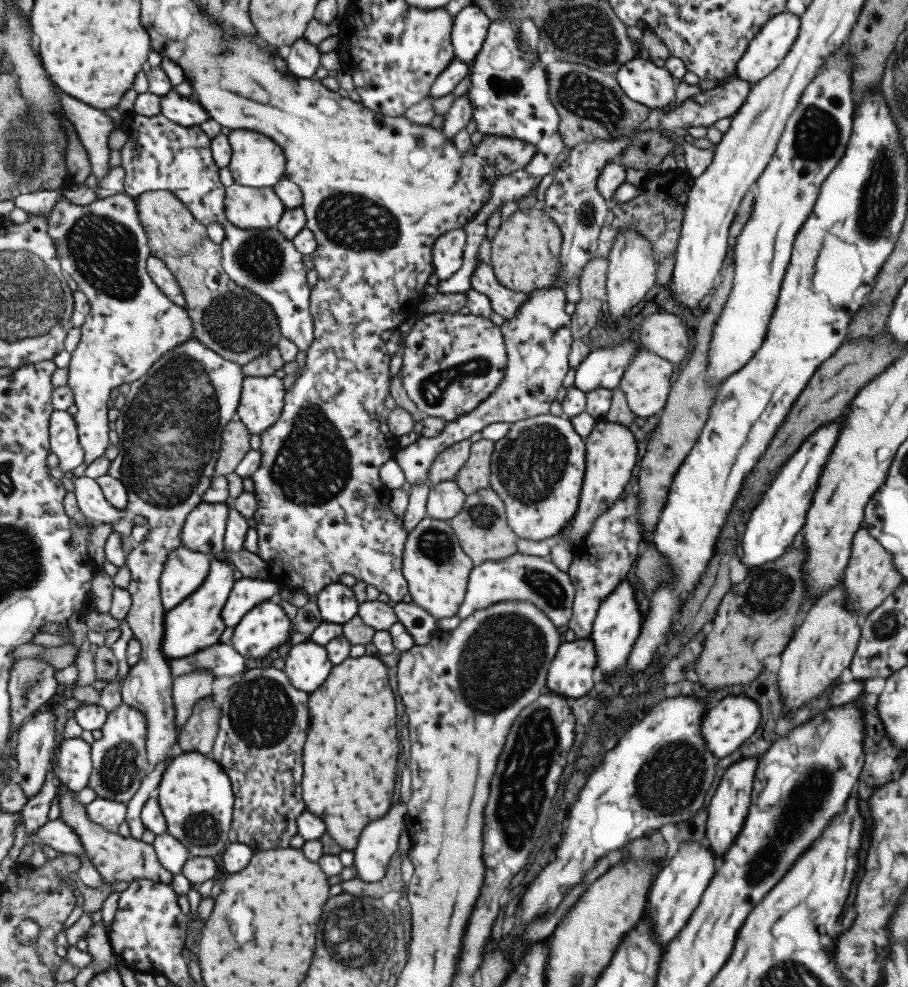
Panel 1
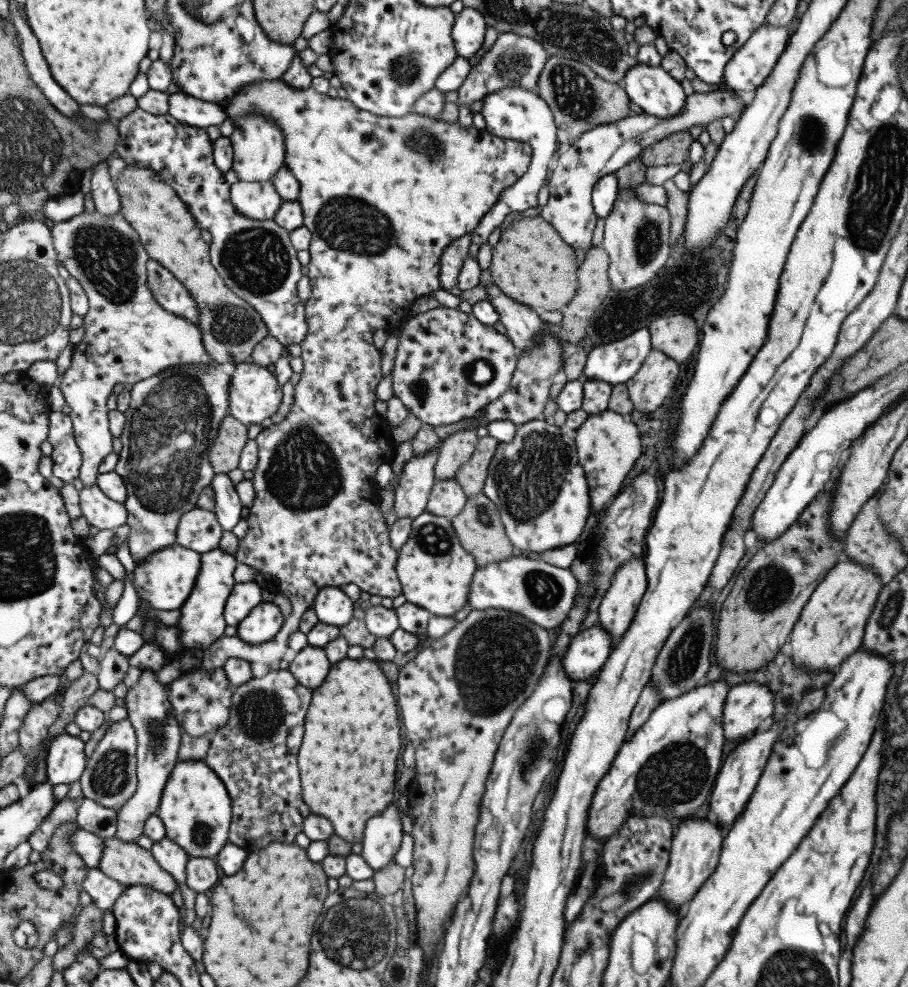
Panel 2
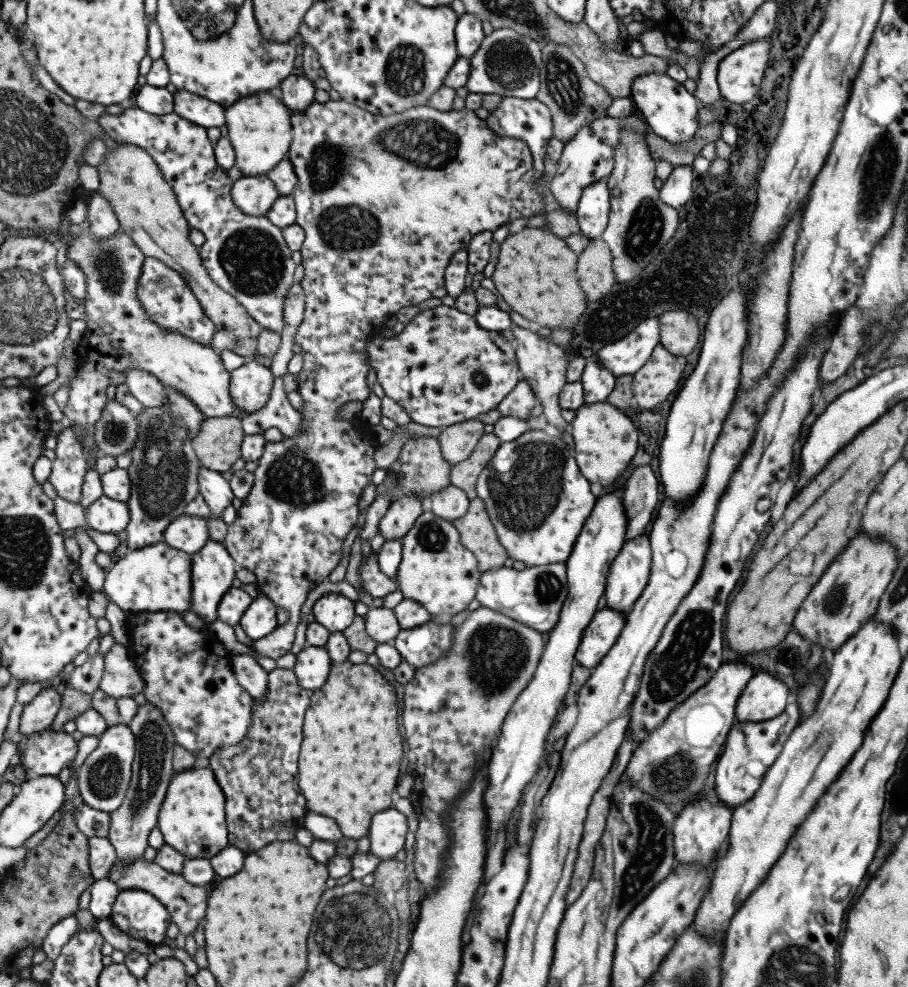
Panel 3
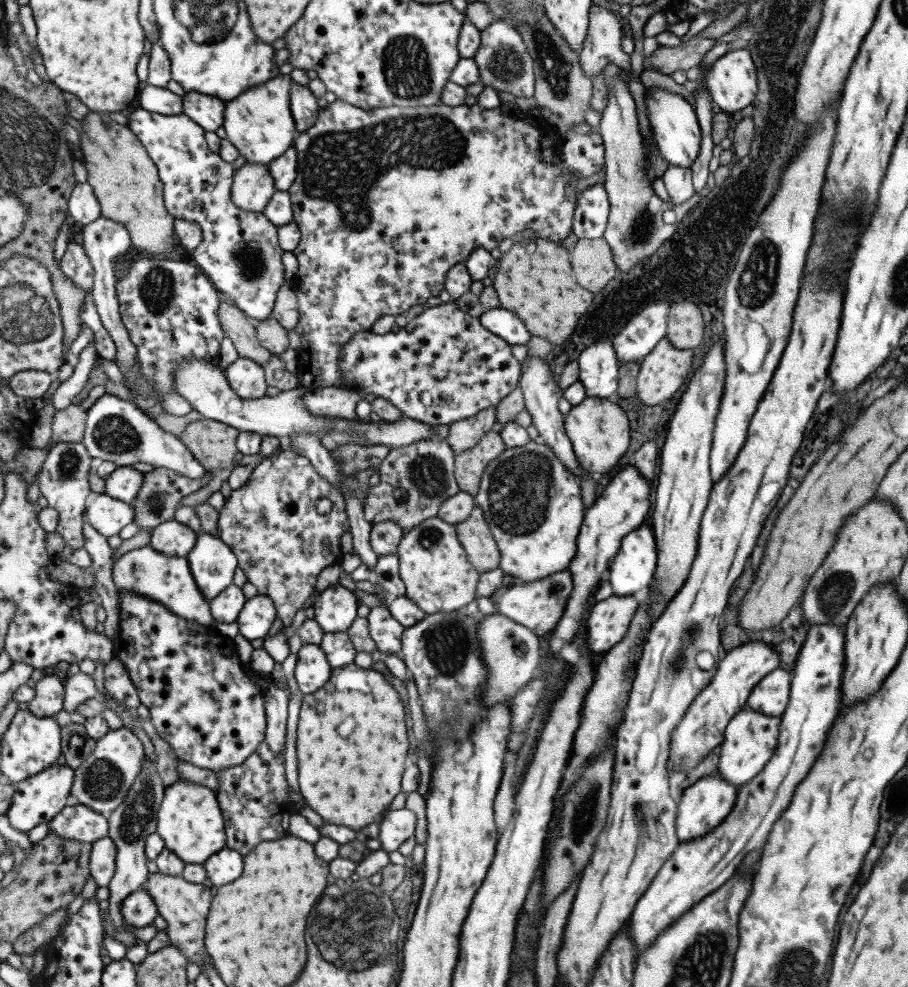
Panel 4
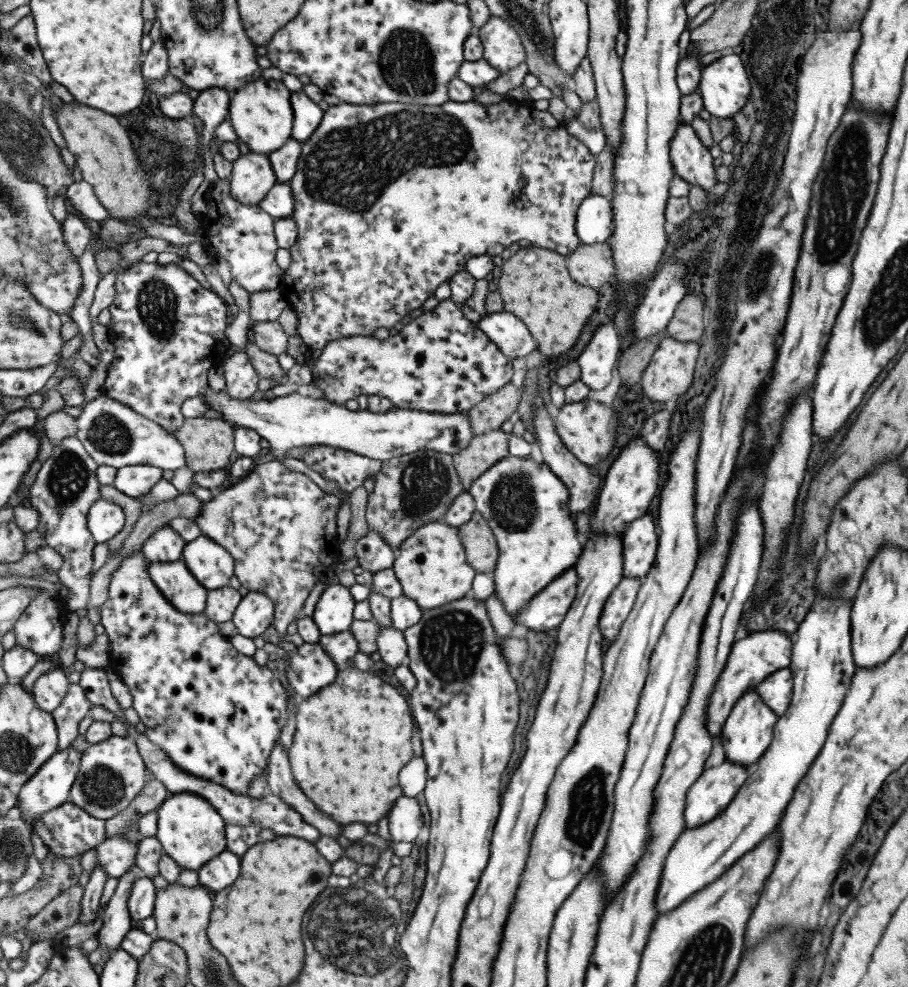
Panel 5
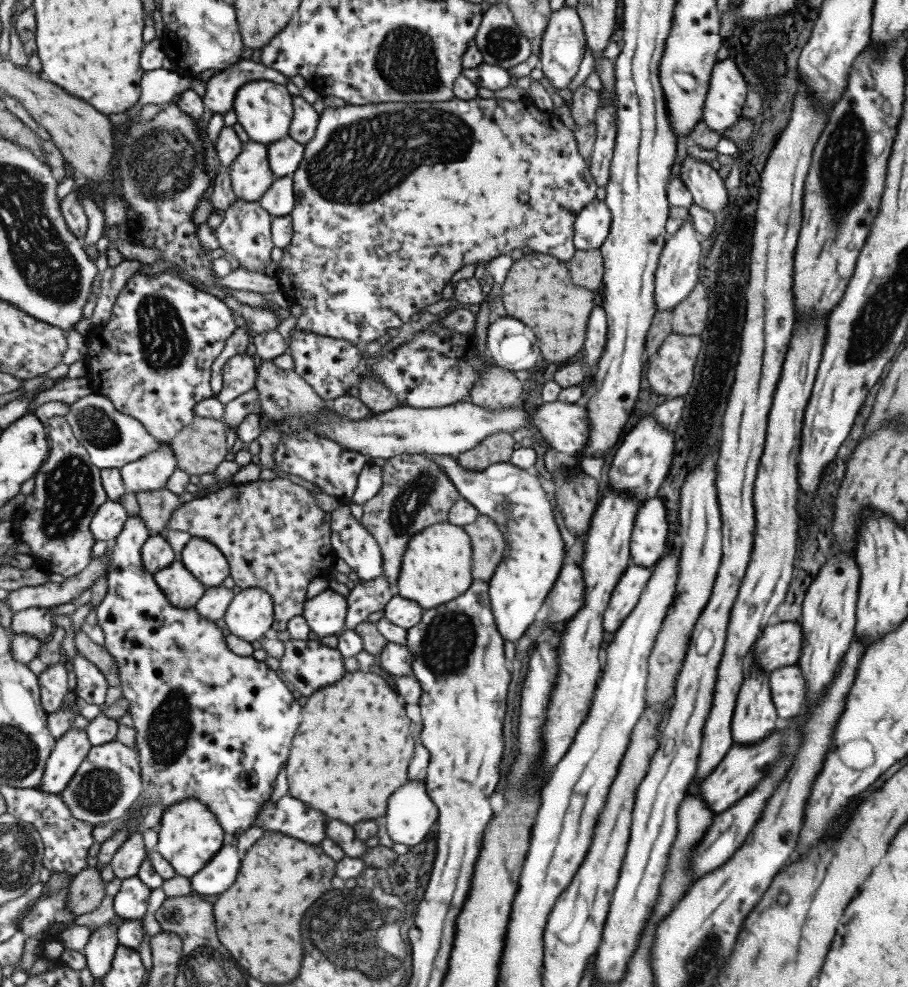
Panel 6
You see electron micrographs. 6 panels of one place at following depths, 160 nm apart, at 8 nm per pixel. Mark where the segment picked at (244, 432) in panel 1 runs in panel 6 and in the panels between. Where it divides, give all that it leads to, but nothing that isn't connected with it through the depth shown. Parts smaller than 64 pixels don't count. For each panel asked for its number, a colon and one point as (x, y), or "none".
2: (226, 453)
3: (219, 444)
4: (215, 444)
5: (209, 443)
6: (201, 447)

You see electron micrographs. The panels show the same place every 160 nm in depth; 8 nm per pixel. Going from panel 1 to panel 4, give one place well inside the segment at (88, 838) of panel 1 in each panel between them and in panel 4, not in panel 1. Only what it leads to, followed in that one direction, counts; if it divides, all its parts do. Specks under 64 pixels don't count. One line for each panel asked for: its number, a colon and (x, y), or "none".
2: (127, 862)
3: (188, 903)
4: (184, 905)

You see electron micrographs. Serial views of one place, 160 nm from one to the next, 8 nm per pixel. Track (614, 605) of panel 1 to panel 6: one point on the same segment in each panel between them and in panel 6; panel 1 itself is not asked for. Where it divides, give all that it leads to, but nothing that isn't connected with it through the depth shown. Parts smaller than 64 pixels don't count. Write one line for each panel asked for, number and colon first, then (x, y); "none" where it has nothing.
2: (616, 607)
3: (627, 576)
4: (632, 567)
5: (639, 541)
6: (648, 540)

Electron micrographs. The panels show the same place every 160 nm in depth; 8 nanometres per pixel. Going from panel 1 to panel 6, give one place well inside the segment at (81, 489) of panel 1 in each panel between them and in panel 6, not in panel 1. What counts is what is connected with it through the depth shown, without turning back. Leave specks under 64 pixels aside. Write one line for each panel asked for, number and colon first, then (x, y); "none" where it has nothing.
2: (101, 511)
3: (108, 515)
4: (106, 514)
5: (106, 520)
6: (109, 522)

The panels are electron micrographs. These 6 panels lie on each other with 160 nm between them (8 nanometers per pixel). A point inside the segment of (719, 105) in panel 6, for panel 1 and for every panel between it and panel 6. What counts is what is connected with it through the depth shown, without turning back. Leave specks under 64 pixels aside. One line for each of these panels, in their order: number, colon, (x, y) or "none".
1: (768, 47)
2: (747, 68)
3: (738, 75)
4: (731, 82)
5: (724, 88)

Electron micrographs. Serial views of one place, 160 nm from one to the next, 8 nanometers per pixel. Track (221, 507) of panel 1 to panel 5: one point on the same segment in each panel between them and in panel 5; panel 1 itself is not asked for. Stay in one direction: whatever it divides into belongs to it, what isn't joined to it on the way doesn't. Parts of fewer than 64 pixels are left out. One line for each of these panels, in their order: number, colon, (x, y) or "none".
2: (200, 529)
3: (191, 534)
4: (173, 538)
5: (166, 545)

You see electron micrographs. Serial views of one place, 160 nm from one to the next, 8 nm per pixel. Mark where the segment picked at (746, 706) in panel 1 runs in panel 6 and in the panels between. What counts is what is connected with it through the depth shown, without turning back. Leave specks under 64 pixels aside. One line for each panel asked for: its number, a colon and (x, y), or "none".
2: (746, 704)
3: (764, 697)
4: (769, 696)
5: (775, 691)
6: (788, 688)

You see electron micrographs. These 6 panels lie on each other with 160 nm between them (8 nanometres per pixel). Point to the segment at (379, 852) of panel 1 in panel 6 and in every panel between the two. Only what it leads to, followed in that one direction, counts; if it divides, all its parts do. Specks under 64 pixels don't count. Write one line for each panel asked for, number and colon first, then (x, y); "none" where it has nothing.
2: (381, 839)
3: (387, 832)
4: (397, 825)
5: (405, 822)
6: (411, 813)

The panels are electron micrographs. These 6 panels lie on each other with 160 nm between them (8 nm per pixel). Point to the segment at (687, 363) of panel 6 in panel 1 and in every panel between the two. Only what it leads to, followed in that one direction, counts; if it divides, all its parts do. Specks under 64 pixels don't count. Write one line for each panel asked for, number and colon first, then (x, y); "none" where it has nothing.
1: (645, 383)
2: (648, 387)
3: (658, 377)
4: (661, 373)
5: (668, 373)

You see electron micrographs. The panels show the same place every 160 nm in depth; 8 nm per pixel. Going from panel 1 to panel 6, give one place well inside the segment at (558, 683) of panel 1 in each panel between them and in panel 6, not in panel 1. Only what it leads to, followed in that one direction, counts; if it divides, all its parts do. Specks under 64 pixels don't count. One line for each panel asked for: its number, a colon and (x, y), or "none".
2: (587, 651)
3: (599, 636)
4: (607, 622)
5: (616, 608)
6: (624, 597)

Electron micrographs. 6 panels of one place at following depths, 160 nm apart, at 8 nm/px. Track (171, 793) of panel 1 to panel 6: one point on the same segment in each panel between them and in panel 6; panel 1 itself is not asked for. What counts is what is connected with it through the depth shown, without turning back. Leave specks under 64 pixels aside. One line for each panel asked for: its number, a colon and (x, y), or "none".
2: (196, 807)
3: (193, 820)
4: (191, 820)
5: (190, 828)
6: (190, 835)

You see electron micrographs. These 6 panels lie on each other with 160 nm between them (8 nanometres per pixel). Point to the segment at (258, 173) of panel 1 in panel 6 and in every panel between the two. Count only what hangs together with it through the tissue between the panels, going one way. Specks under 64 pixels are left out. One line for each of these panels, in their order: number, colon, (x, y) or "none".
2: (260, 151)
3: (260, 127)
4: (261, 124)
5: (262, 114)
6: (265, 110)

